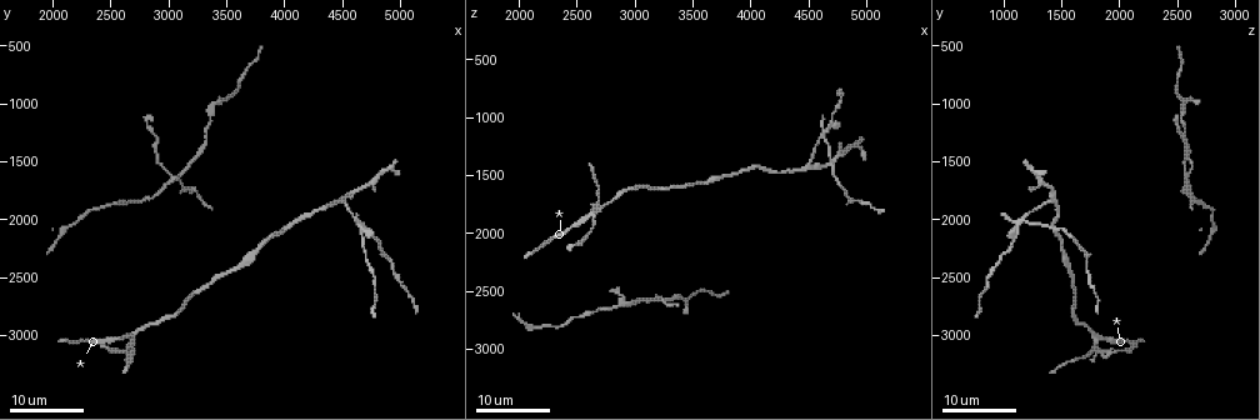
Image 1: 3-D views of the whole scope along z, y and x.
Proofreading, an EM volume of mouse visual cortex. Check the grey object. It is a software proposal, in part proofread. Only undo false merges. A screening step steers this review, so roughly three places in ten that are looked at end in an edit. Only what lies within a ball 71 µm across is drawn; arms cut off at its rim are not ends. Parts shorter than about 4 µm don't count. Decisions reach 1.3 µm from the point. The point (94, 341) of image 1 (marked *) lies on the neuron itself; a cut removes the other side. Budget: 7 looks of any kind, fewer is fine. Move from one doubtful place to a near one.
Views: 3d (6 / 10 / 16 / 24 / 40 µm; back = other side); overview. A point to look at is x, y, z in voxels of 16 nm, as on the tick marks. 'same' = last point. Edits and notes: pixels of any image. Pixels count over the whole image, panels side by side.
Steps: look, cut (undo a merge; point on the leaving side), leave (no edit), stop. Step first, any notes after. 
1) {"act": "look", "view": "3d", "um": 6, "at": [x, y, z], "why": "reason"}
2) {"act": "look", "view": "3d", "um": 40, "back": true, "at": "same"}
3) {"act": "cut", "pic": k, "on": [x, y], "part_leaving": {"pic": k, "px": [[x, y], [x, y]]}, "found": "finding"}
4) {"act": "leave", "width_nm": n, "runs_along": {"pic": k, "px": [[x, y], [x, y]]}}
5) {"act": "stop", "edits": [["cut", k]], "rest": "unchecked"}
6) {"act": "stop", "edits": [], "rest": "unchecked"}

{"act": "look", "view": "3d", "um": 16, "at": [2680, 3040, 1800], "why": "arms part here"}

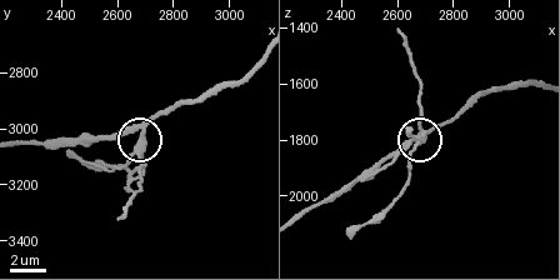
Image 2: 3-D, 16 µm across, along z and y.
{"act": "look", "view": "3d", "um": 6, "at": "same", "why": "zoom in"}

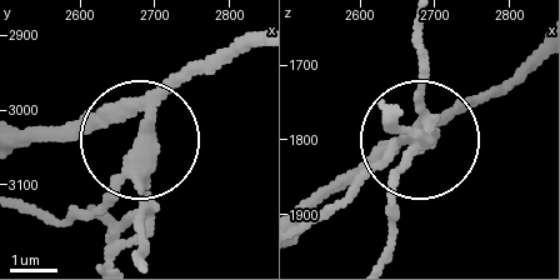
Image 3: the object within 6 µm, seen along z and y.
{"act": "cut", "pic": 3, "on": [146, 181], "arms": 3, "found": "a second neuron is stuck on"}

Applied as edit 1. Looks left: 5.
{"act": "look", "view": "3d", "um": 24, "at": [3440, 960, 2560], "why": "thin arm on a thick one"}

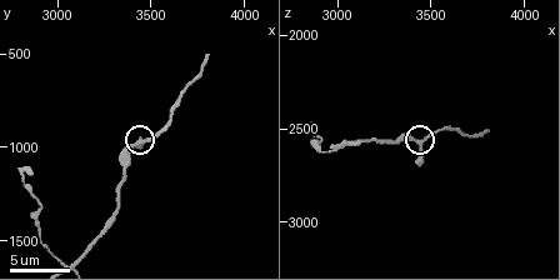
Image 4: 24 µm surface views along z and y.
{"act": "look", "view": "3d", "um": 6, "at": [3440, 1000, 2560], "why": "closer look"}

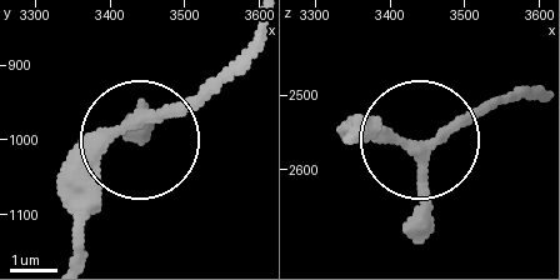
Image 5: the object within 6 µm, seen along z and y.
{"act": "leave", "runs_along": {"pic": 5, "px": [[74, 250], [90, 166], [230, 75]]}, "found": "continuous, no second neuron"}

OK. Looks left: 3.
{"act": "look", "view": "3d", "um": 24, "at": [3040, 1620, 2580], "why": "four or more arms meet"}

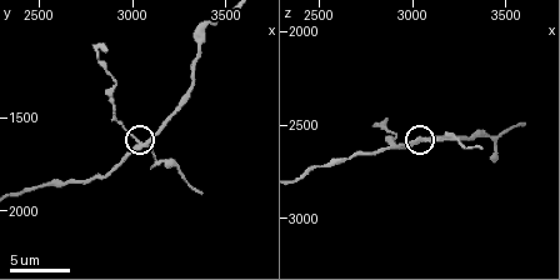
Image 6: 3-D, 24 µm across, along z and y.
{"act": "look", "view": "3d", "um": 10, "at": [3040, 1620, 2580]}

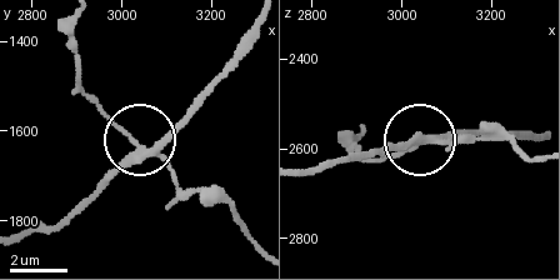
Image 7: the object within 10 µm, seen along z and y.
{"act": "cut", "pic": 7, "on": [115, 124], "width_nm": 230, "part_leaving": {"pic": 7, "px": [[144, 148], [79, 79], [74, 21]]}, "found": "two neurons meet here"}

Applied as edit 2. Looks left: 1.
{"act": "stop", "edits": [["cut", 3], ["cut", 7]], "rest": "unchecked"}

